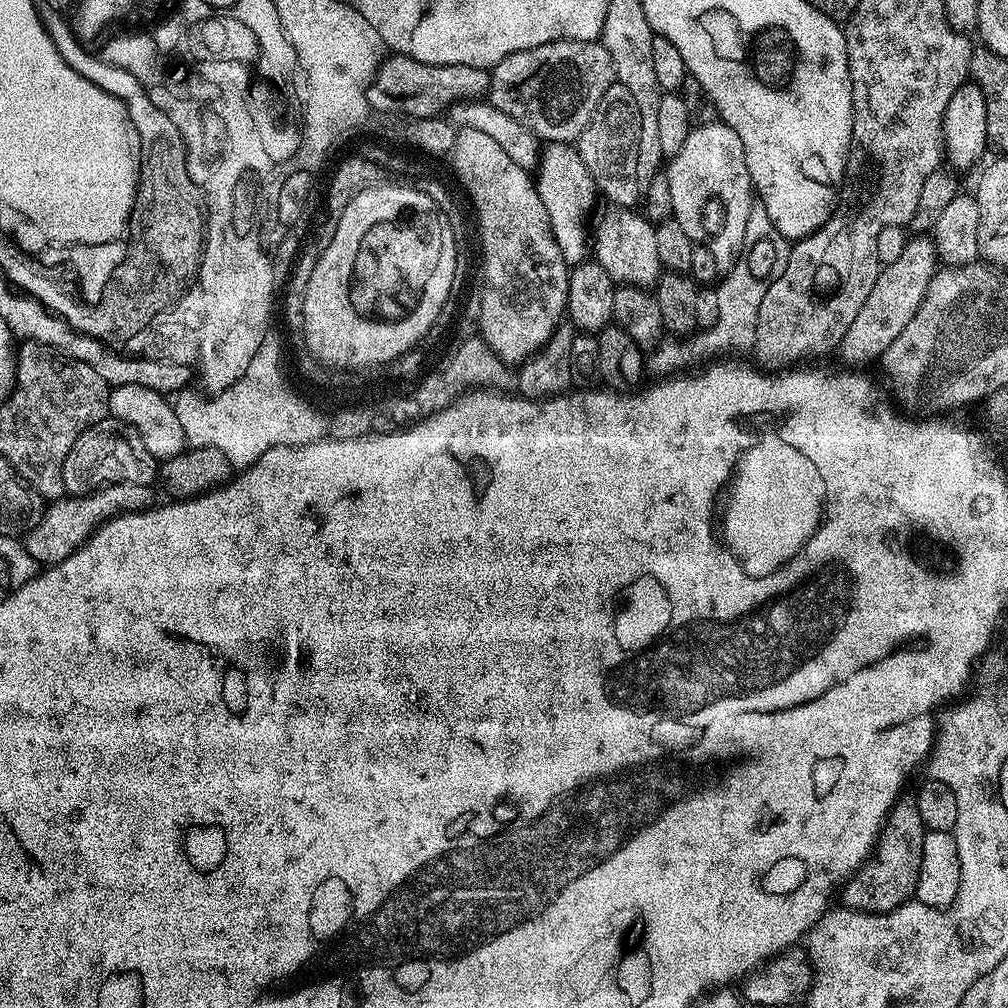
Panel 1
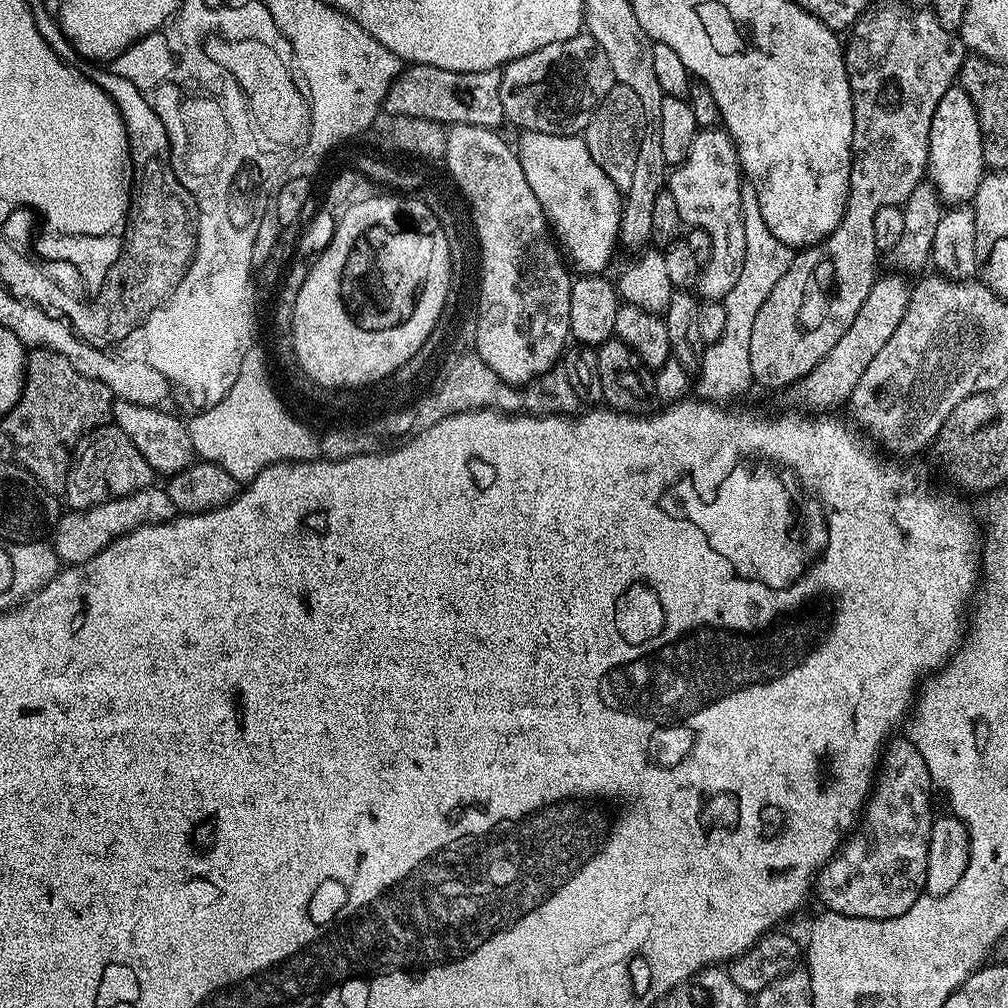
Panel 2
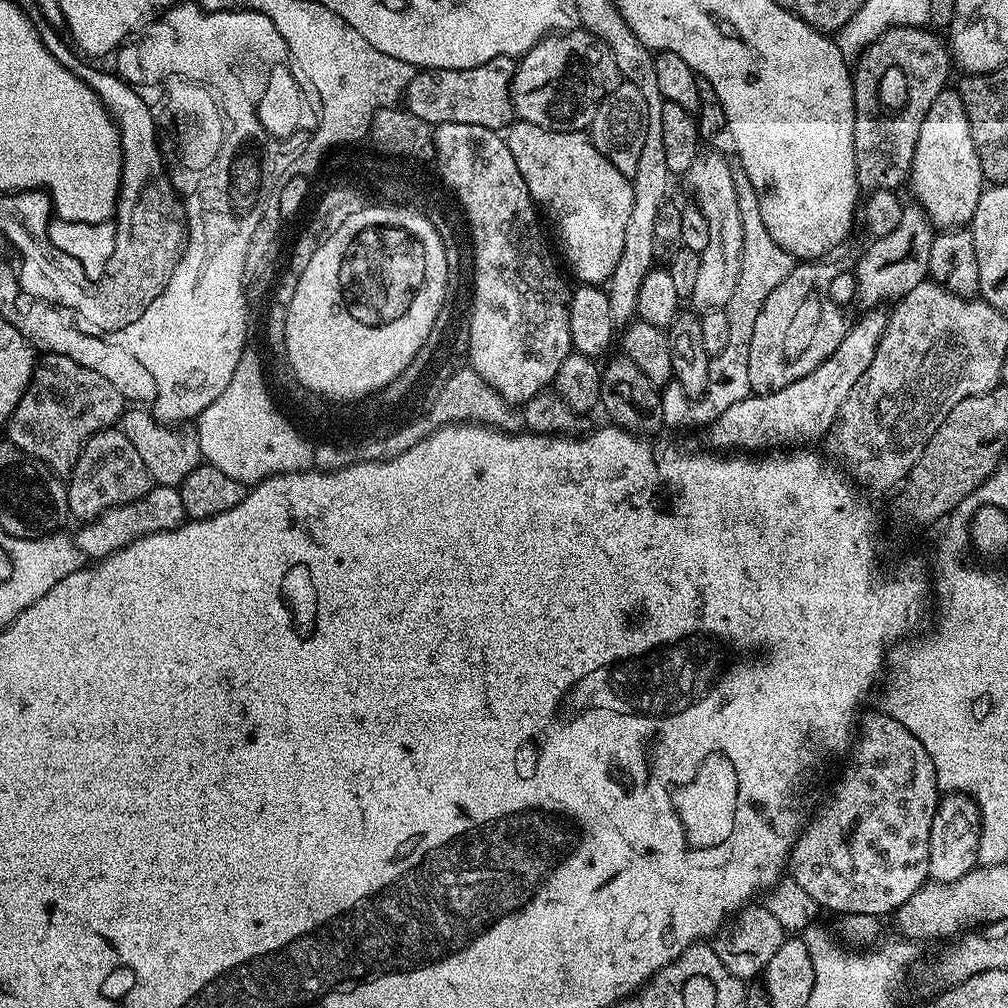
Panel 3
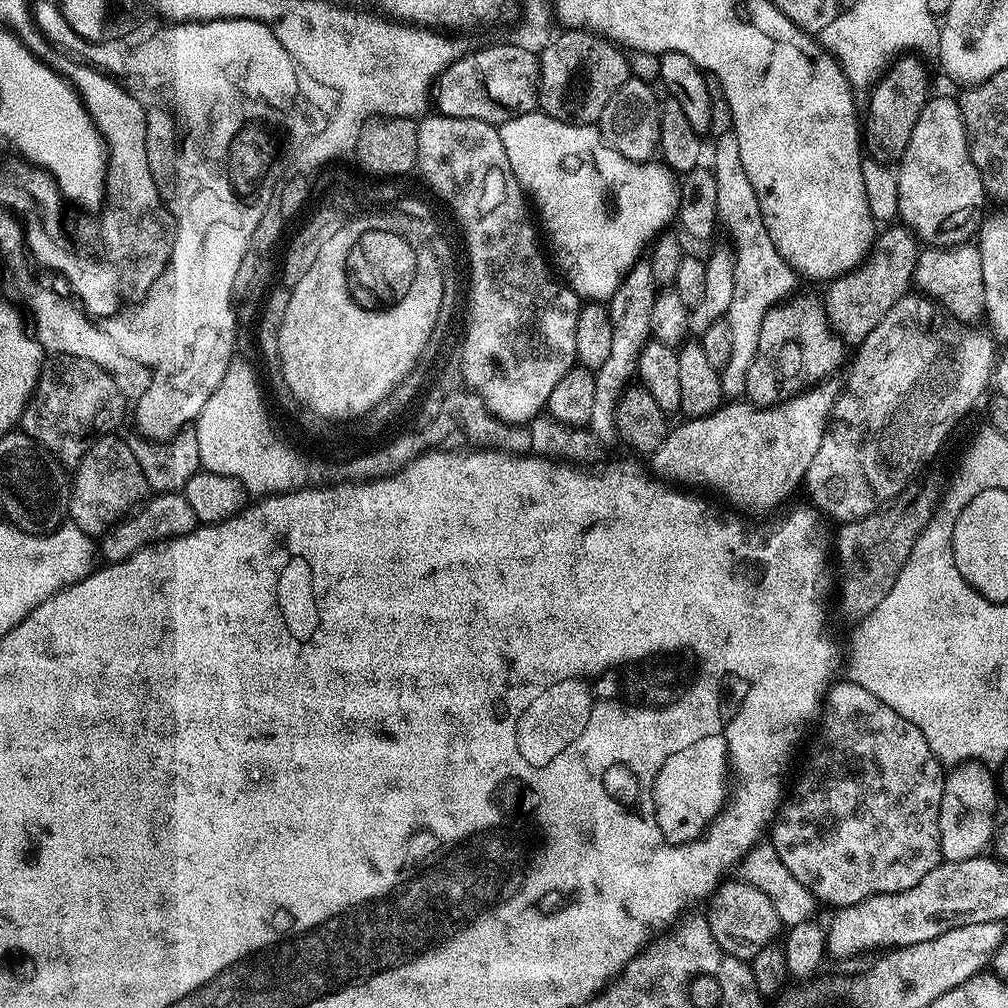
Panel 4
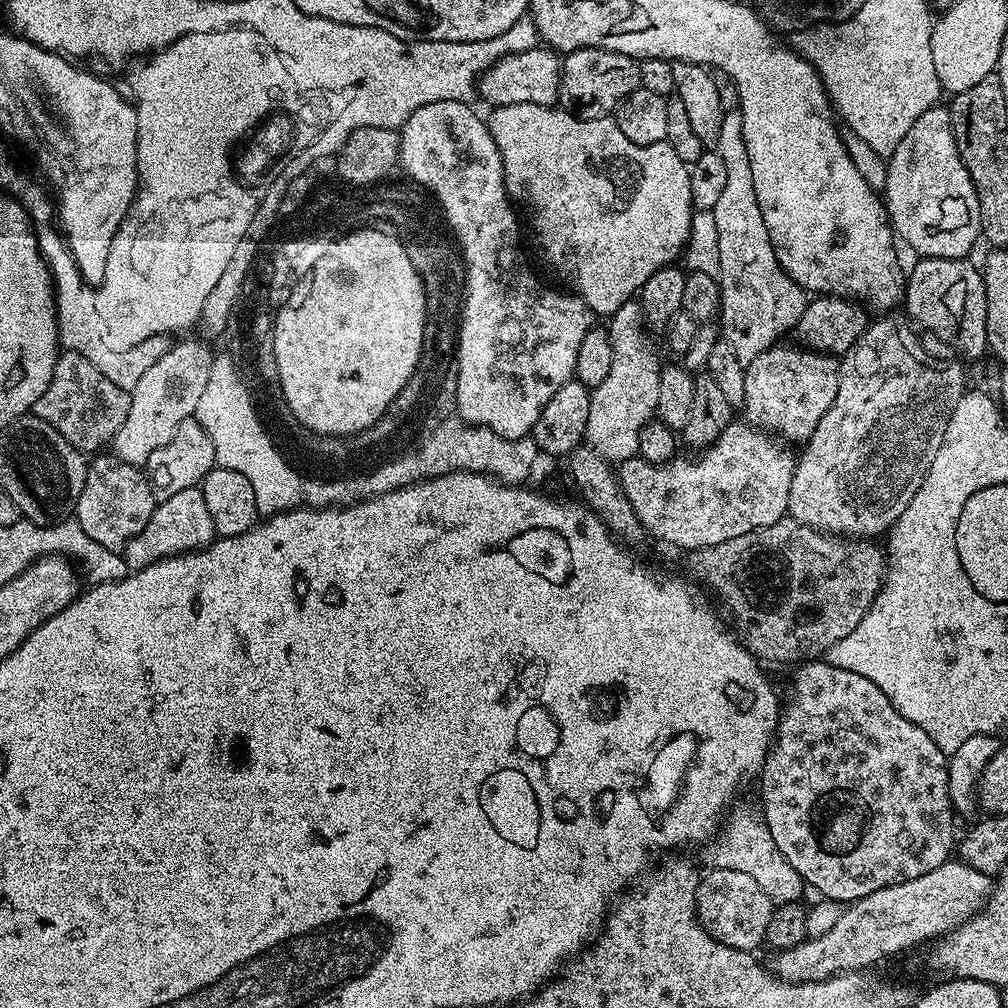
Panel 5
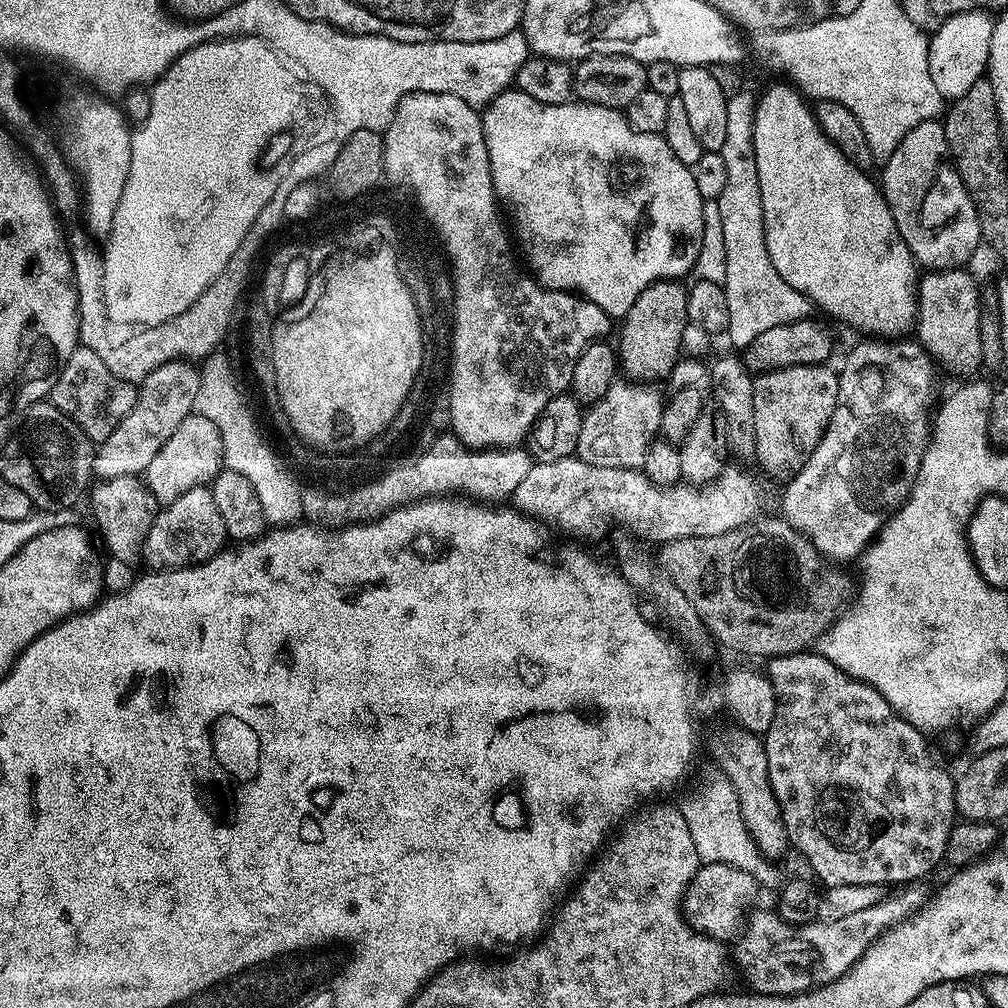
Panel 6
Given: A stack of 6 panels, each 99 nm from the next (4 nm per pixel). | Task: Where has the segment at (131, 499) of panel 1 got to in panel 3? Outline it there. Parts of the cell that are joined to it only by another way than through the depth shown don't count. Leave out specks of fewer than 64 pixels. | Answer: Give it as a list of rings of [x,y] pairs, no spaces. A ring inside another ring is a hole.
[[[170,484],[149,487],[147,494],[129,504],[114,506],[100,516],[79,525],[80,529],[74,532],[74,539],[81,557],[95,562],[103,560],[112,552],[122,550],[130,542],[140,536],[149,536],[159,532],[169,532],[185,523],[184,507],[180,497],[179,487]]]

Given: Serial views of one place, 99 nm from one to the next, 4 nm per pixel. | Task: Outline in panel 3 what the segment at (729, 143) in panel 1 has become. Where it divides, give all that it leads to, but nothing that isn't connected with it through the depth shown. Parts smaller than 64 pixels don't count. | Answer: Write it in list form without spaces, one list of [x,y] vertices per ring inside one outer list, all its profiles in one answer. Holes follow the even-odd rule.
[[[706,152],[697,155],[696,160],[693,161],[686,173],[689,190],[696,192],[695,207],[702,210],[702,214],[708,219],[708,225],[710,226],[710,242],[707,244],[706,250],[700,253],[698,279],[696,285],[694,285],[694,294],[690,298],[691,307],[700,314],[727,309],[730,298],[734,294],[734,286],[738,286],[738,274],[744,261],[742,218],[738,214],[738,194],[734,194],[733,167],[729,167],[727,162],[718,153]]]

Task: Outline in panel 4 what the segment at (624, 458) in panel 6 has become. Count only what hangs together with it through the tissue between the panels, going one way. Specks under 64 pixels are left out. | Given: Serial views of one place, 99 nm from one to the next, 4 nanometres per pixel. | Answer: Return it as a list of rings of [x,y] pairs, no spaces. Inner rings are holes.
[[[638,262],[625,276],[608,304],[614,338],[610,345],[610,358],[606,358],[606,362],[602,362],[602,366],[595,369],[594,410],[590,413],[590,430],[599,440],[611,442],[612,439],[617,439],[616,406],[637,375],[640,351],[647,346],[652,334],[650,310],[657,295],[658,285],[650,274],[650,266],[647,262]]]

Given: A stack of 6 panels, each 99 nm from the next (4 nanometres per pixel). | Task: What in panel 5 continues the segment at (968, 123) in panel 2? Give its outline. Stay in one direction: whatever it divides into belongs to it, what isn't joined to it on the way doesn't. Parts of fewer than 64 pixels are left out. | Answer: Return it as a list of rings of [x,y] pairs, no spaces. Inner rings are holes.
[[[937,106],[921,114],[898,142],[898,150],[887,157],[887,165],[882,199],[893,233],[903,243],[905,240],[917,257],[965,259],[982,236],[980,207],[974,182],[954,142],[951,111]]]

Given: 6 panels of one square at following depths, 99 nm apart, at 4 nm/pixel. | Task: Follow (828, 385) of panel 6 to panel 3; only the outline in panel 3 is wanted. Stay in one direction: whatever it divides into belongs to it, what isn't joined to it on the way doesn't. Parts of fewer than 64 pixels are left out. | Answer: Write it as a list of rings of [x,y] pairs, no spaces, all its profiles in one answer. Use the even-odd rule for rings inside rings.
[[[800,262],[793,267],[770,298],[762,302],[754,335],[750,338],[750,386],[753,393],[782,390],[798,378],[806,378],[810,370],[822,366],[846,338],[850,320],[836,305],[832,291],[836,288],[836,268],[828,262]]]

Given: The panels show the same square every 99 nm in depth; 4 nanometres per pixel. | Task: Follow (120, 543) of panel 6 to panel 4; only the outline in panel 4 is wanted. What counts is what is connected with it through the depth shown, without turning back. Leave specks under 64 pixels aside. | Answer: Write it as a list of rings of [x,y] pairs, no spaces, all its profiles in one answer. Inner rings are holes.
[[[109,434],[95,440],[86,450],[86,454],[80,463],[75,465],[74,475],[71,477],[72,501],[68,504],[68,516],[71,523],[78,526],[78,530],[82,530],[93,538],[103,537],[105,533],[116,528],[150,492],[146,482],[146,474],[142,474],[142,466],[138,466],[138,458],[134,458],[128,440],[124,438],[119,440],[118,437],[119,435]]]

